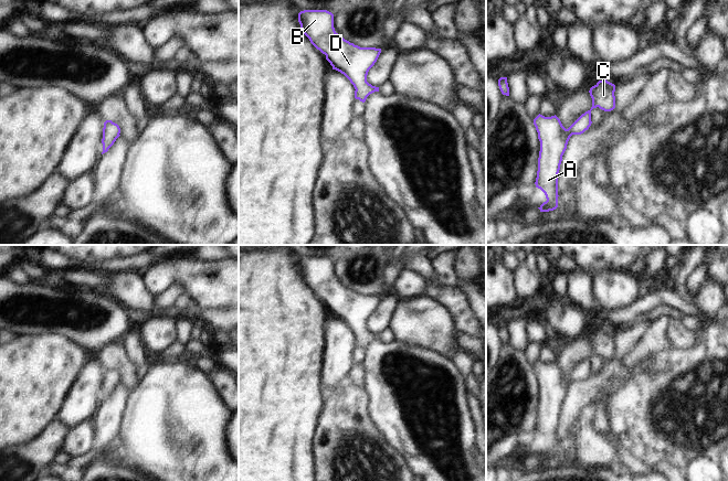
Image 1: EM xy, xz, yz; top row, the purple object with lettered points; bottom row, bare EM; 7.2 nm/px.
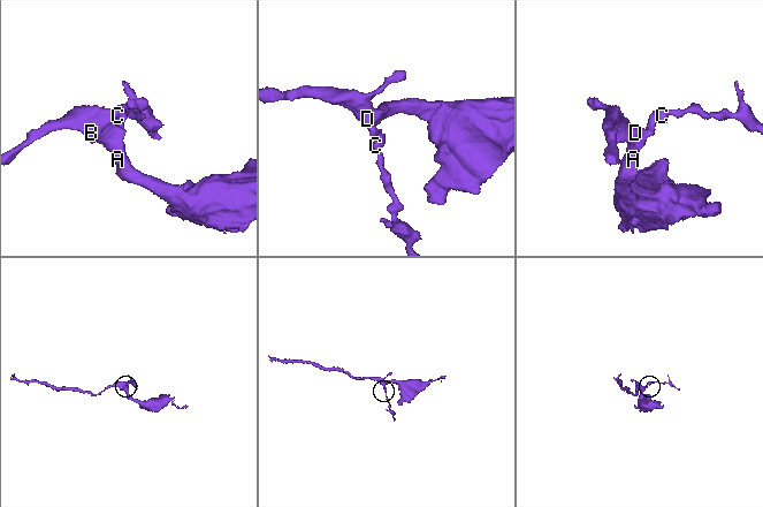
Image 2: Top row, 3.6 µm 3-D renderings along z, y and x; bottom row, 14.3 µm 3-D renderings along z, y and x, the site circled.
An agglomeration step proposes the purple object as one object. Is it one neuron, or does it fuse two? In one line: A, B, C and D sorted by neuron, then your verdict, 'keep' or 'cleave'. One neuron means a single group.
groups A B C D; keep

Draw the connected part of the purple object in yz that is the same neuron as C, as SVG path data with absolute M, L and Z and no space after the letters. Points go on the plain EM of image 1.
M606 325L599 328L589 338L592 345L592 354L582 361L568 376L555 362L545 364L538 362L534 366L534 372L540 388L538 405L538 418L536 435L540 436L547 448L538 456L540 459L553 458L558 455L558 420L562 408L562 403L567 396L568 388L572 382L581 382L591 373L591 357L599 354L604 359L615 355L615 332Z

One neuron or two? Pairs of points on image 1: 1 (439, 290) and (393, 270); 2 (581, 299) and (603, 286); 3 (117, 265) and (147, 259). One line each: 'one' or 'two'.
1: two
2: two
3: one

